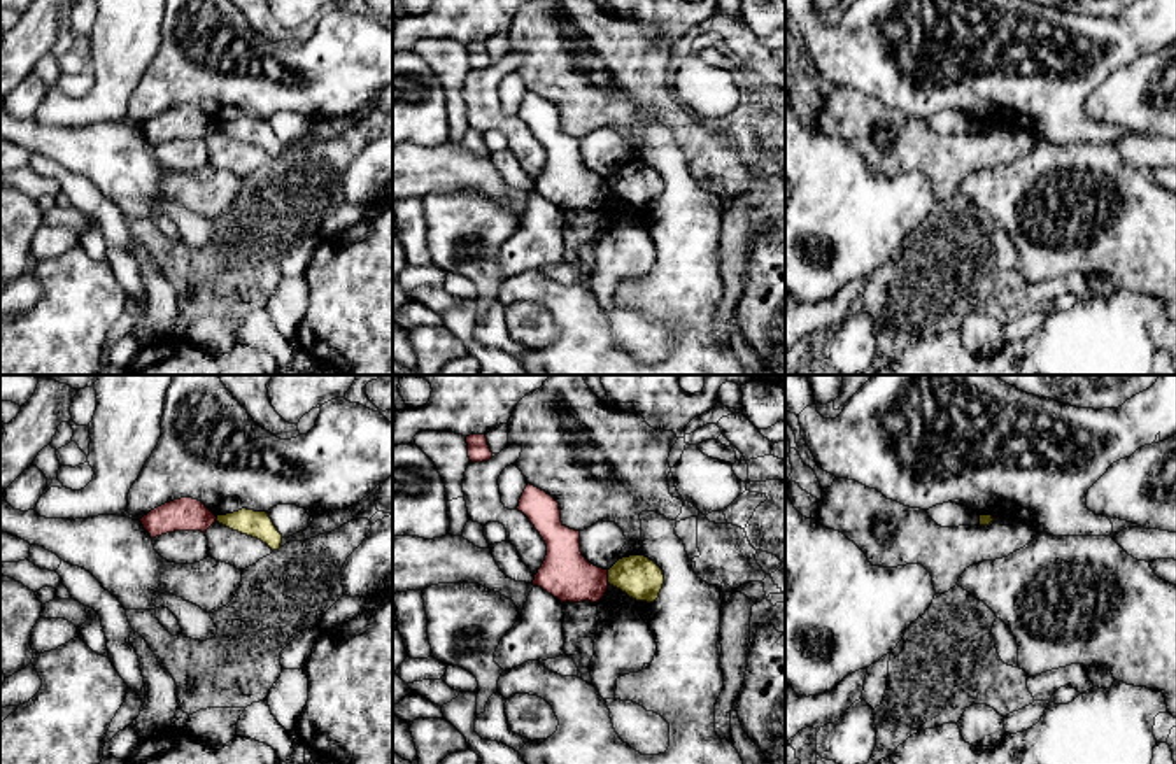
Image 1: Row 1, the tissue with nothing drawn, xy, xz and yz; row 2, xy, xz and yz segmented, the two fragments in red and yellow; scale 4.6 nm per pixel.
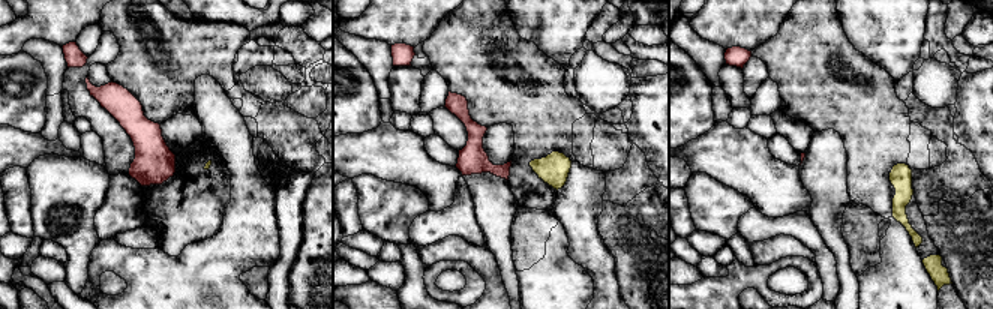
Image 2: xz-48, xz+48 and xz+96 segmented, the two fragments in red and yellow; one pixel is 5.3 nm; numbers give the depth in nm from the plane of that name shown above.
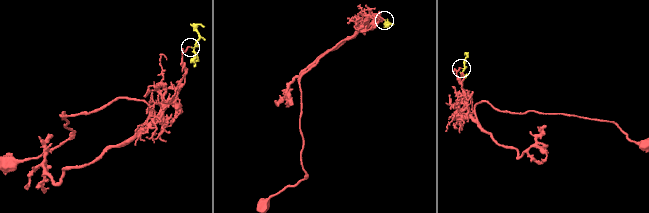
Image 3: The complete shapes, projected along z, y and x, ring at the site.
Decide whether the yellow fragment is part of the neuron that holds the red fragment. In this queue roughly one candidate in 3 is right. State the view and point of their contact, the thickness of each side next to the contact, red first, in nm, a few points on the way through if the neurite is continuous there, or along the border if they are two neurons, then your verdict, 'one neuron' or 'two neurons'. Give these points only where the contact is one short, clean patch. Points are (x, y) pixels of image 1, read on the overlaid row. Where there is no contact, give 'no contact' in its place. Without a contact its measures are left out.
meets red in xz at (607, 577); 220 nm thick on the red side, 190 nm on the other; border along xz (607, 570), (609, 582); two neurons

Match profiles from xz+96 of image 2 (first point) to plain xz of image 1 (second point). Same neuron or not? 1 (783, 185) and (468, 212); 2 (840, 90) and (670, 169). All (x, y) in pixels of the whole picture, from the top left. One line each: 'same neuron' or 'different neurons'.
1: different neurons
2: different neurons

